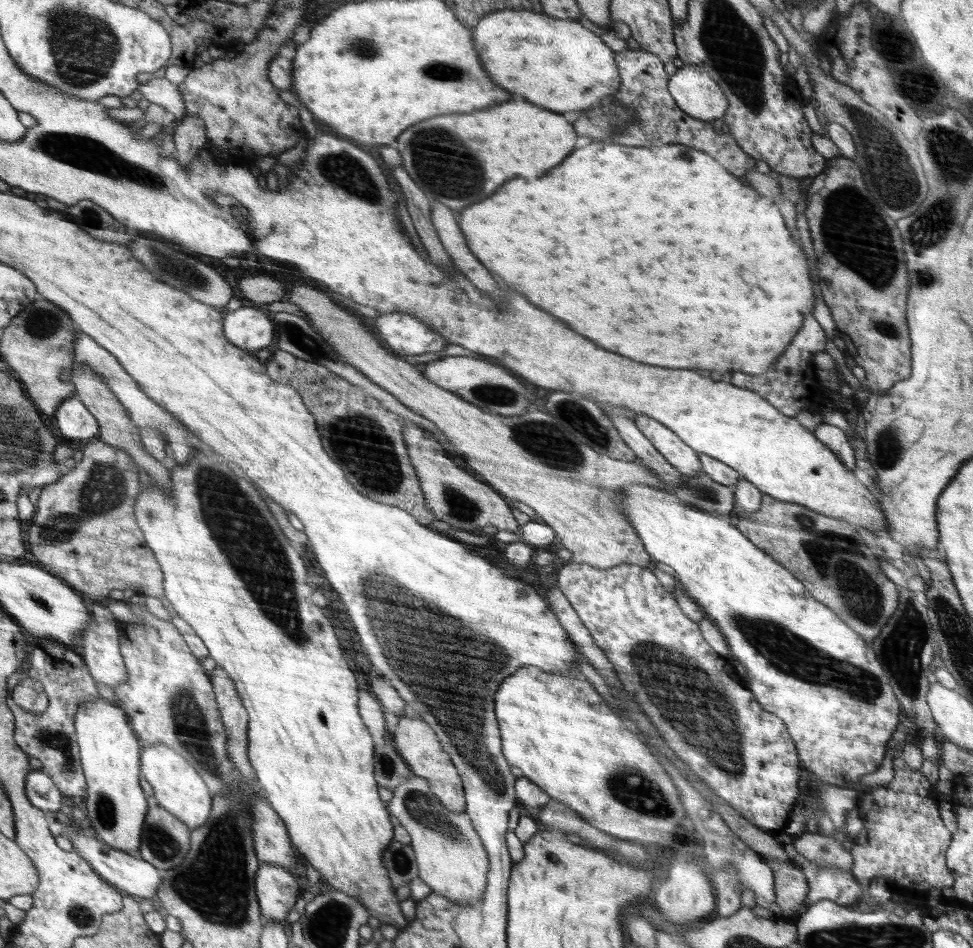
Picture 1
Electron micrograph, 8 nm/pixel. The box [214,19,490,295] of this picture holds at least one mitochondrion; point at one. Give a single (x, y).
(441, 162)

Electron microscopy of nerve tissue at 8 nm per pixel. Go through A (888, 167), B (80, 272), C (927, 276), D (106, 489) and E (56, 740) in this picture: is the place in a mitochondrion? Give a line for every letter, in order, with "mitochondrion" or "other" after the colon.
A: mitochondrion
B: other
C: mitochondrion
D: mitochondrion
E: mitochondrion

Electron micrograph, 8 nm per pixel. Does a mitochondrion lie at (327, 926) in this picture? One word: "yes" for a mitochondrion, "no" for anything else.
yes

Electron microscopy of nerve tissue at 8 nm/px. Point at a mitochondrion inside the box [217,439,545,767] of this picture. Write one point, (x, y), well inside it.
(459, 507)

